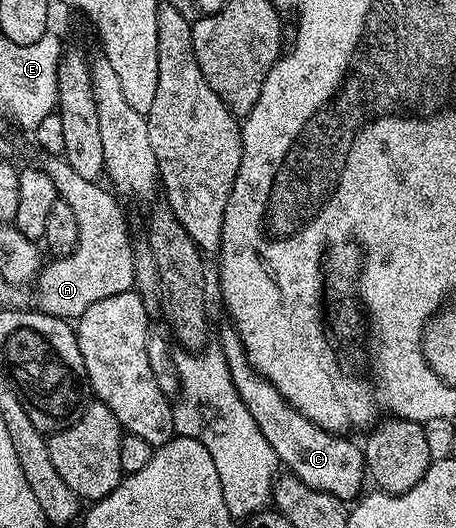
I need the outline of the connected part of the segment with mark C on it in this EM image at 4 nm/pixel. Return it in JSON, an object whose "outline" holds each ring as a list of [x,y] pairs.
{"outline":[[[224,323],[219,329],[217,344],[223,350],[225,363],[231,372],[233,387],[237,387],[237,395],[241,403],[249,409],[249,415],[257,419],[257,427],[261,427],[261,435],[269,439],[269,447],[277,455],[280,466],[292,473],[301,483],[309,483],[317,491],[325,491],[334,497],[340,497],[344,503],[351,503],[360,496],[359,488],[365,481],[365,462],[362,448],[358,444],[347,441],[346,436],[326,433],[321,427],[314,425],[300,409],[296,409],[288,401],[287,394],[277,391],[272,381],[259,376],[247,358],[245,347],[239,343],[239,336],[234,325]]]}

